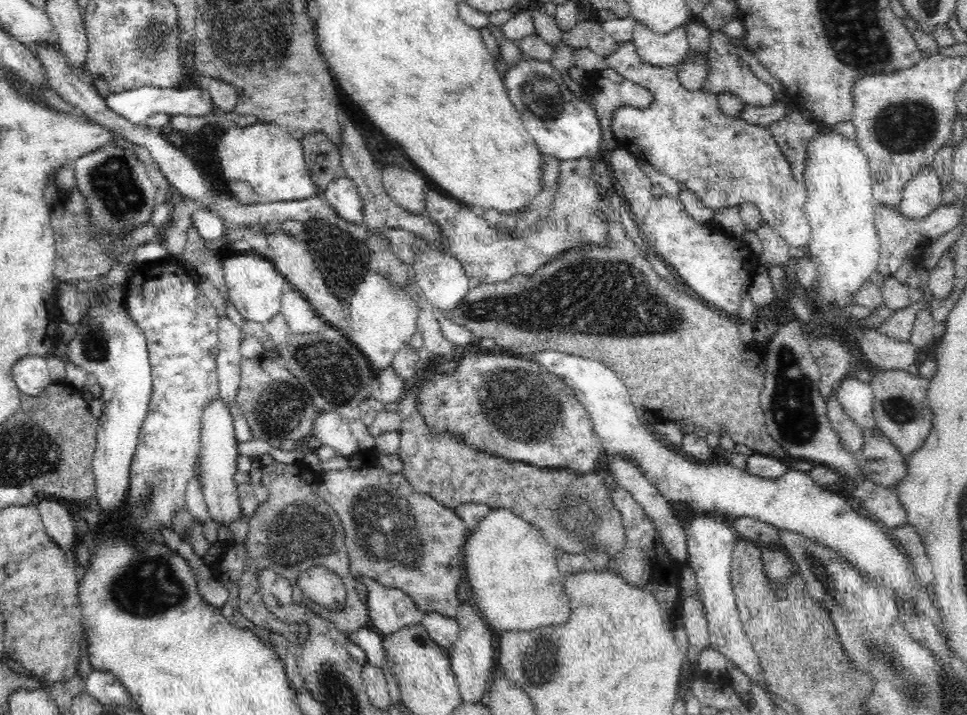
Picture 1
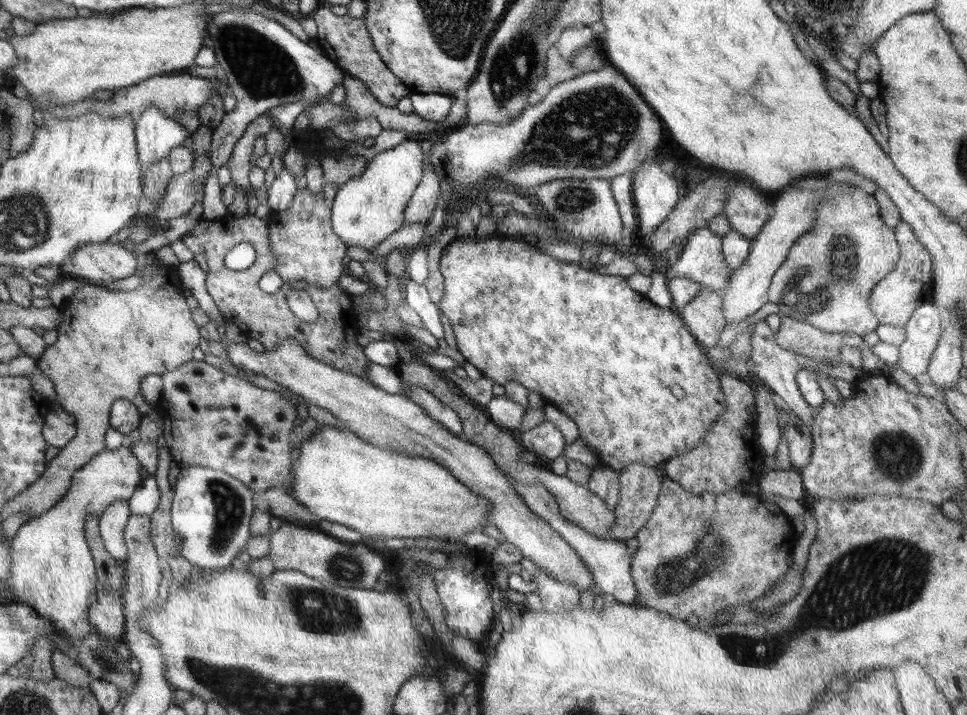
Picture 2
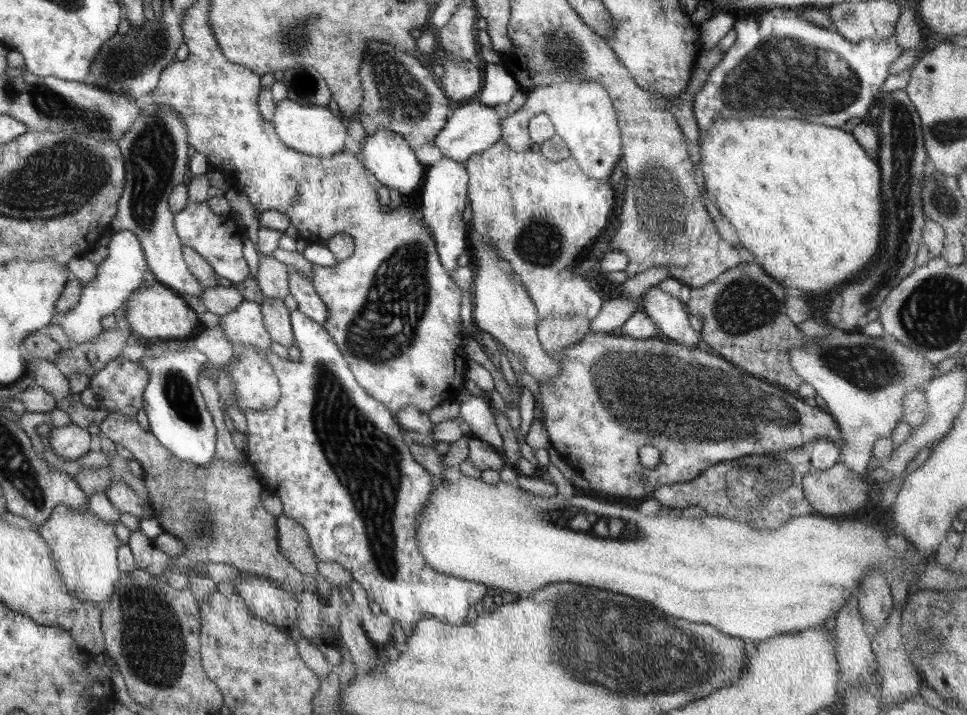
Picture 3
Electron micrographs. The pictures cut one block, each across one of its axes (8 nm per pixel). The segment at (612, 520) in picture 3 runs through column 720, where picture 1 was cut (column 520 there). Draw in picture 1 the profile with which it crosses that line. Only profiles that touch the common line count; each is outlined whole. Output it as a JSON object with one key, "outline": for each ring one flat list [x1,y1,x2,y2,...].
{"outline":[[492,510,486,514,486,518,478,524,478,528,472,532,464,546,464,570,468,576,468,584,474,592,474,602,478,610,482,612,484,622,490,626,494,634,510,632,510,630,534,630,540,626,556,626,564,624,570,618,570,598,566,592,566,578,558,570,556,560,556,548,552,542,544,538,542,532,534,530,530,522,524,518,512,514,510,510]]}

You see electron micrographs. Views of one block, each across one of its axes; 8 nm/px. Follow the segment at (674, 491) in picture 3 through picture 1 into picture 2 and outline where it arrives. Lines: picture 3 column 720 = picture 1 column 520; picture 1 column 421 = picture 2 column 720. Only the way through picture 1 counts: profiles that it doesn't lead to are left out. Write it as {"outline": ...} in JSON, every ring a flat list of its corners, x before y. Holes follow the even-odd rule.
{"outline":[[701,286,699,294,687,302,685,308,677,310,683,326,691,332,697,344,715,346,719,332,725,328,725,318,719,310,721,304,723,300,717,290],[723,372,719,374,719,382,725,398,725,410,707,426,707,432,695,448,661,464,663,476,675,480,689,494,723,494,725,490,733,490,741,480,755,480,759,476,757,472,763,456,755,442,755,428,747,420,749,406,755,404,755,390,751,390,743,380]]}

